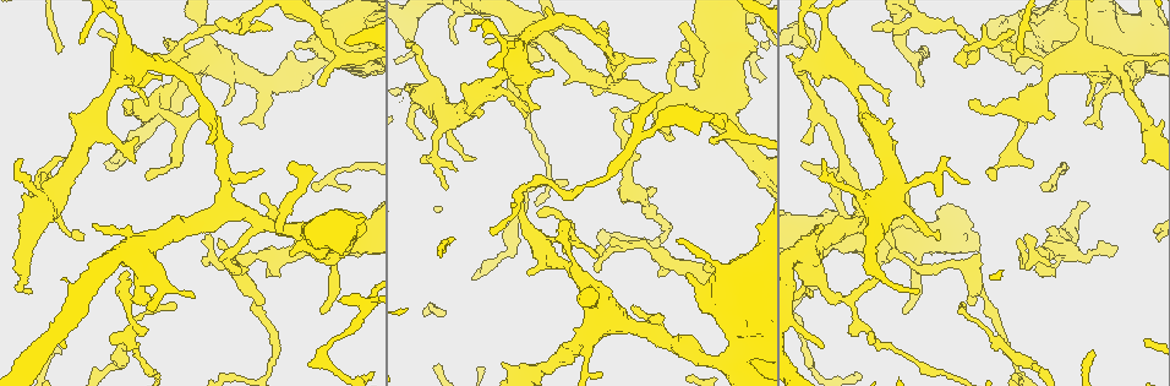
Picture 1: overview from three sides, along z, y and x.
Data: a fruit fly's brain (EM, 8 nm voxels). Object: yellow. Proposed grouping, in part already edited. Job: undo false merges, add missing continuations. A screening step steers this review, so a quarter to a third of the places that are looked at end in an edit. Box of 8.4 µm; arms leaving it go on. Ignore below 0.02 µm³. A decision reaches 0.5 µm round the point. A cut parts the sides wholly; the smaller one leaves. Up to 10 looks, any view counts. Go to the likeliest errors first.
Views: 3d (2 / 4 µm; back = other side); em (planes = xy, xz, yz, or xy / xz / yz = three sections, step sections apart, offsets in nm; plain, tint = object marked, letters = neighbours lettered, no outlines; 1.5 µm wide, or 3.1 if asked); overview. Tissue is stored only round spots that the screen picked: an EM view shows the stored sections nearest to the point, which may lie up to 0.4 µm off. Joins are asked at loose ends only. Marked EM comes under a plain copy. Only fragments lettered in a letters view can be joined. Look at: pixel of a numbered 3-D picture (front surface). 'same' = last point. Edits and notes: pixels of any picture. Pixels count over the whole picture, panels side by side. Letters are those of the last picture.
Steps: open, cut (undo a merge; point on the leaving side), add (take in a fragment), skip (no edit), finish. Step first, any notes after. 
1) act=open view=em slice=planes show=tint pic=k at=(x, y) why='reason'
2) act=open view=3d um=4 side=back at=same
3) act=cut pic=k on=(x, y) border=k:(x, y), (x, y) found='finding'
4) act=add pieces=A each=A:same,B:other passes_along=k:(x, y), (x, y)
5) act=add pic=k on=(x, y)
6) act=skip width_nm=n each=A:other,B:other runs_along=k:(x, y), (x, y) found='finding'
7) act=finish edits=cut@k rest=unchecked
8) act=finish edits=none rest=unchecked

act=open view=3d um=4 pic=1 at=(412, 42) why='thin end'

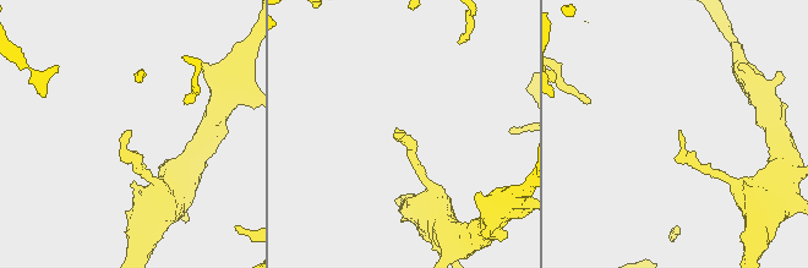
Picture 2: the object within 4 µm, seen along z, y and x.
act=open view=em slice=planes show=letters pic=2 at=(404, 134)

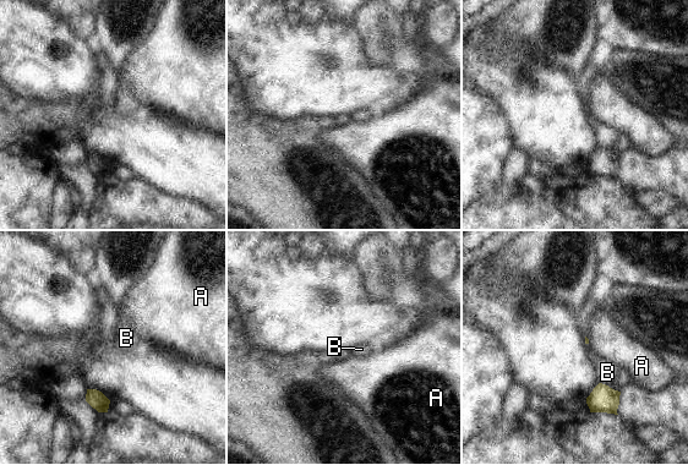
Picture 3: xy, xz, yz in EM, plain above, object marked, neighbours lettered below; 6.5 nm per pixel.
act=skip each=A:other,B:other border=3:(599, 382), (607, 386) found='none of them fits'

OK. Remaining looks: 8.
act=open view=3d um=2 pic=1 at=(663, 93)

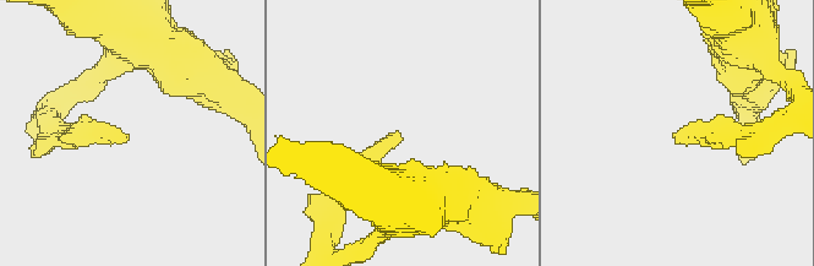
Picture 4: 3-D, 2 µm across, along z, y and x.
act=open view=em slice=yz step=8 show=tint pic=4 at=(125, 140) why='shape alone is not enough'

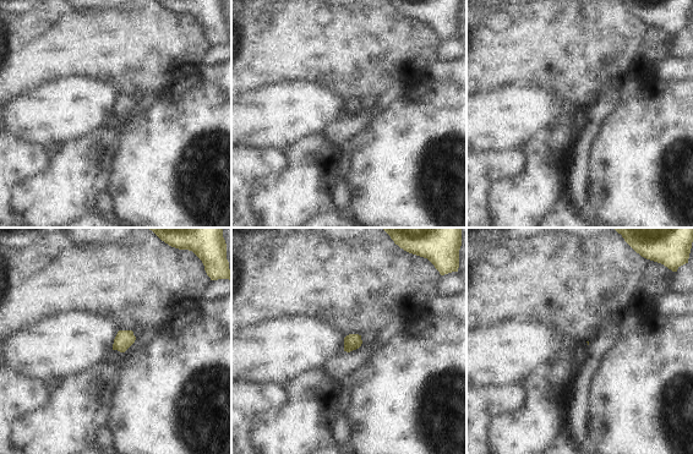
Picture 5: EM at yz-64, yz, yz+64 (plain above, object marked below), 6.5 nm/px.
act=open view=em slice=planes show=letters at=same

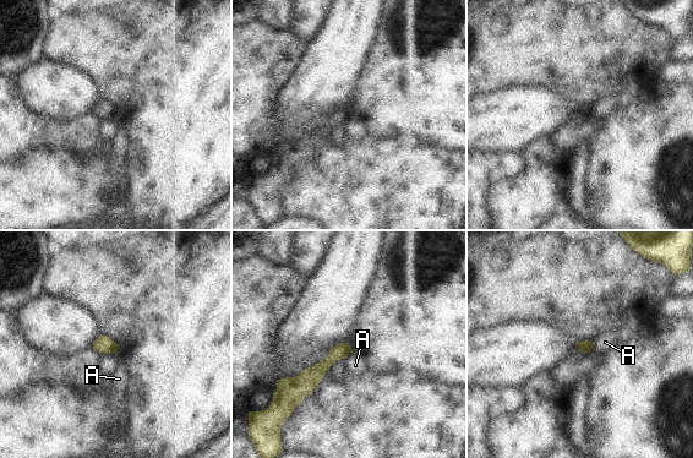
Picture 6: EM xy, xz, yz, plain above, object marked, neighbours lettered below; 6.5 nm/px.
act=skip each=A:other runs_along=6:(345, 345), (301, 386), (287, 386) found='no lettered fragment goes on from it'

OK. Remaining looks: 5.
act=open view=3d um=4 pic=1 at=(324, 313) why='free end'

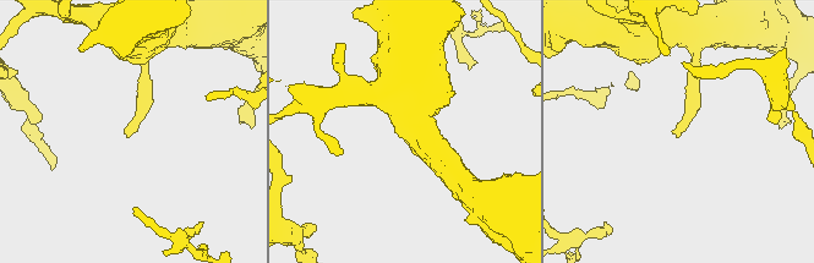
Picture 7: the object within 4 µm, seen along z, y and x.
act=open view=em slice=xz step=8 show=letters pic=7 at=(128, 135)

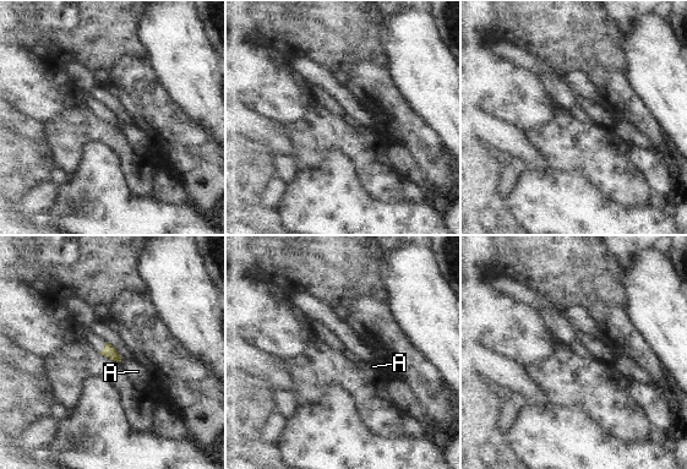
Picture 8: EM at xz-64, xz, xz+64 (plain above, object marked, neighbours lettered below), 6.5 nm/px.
act=skip each=A:other found='no lettered fragment goes on from it'

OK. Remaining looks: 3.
act=open view=3d um=2 pic=1 at=(710, 138) why='an open end'

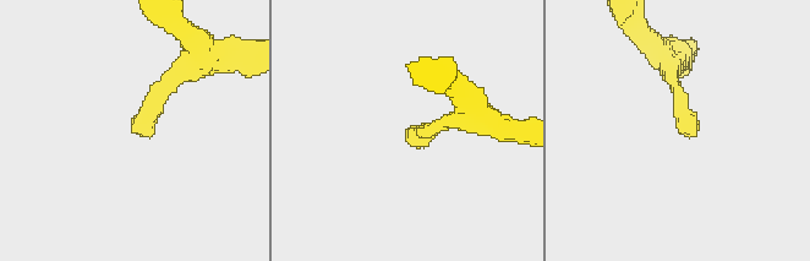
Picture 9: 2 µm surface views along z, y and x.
act=open view=em slice=planes show=letters pic=9 at=(408, 132) why='shape alone is not enough'

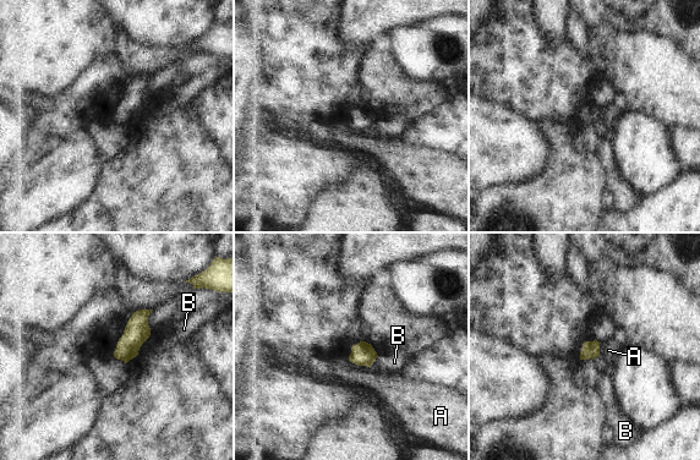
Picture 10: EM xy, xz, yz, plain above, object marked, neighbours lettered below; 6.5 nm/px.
act=skip longest_contact=A:150nm each=A:other,B:other border=10:(349, 360), (370, 367) found='no lettered fragment goes on from it'

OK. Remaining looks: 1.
act=finish edits=none rest=unchecked

